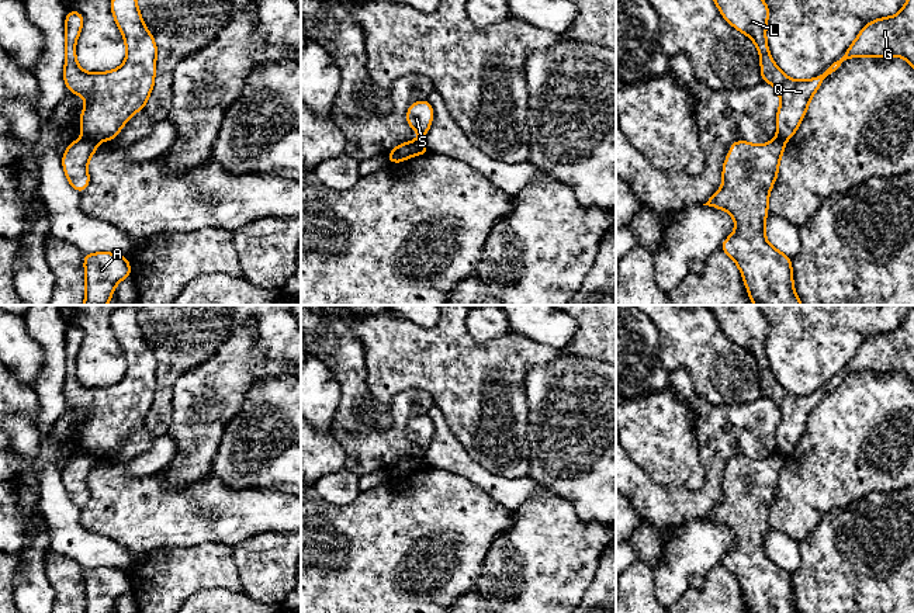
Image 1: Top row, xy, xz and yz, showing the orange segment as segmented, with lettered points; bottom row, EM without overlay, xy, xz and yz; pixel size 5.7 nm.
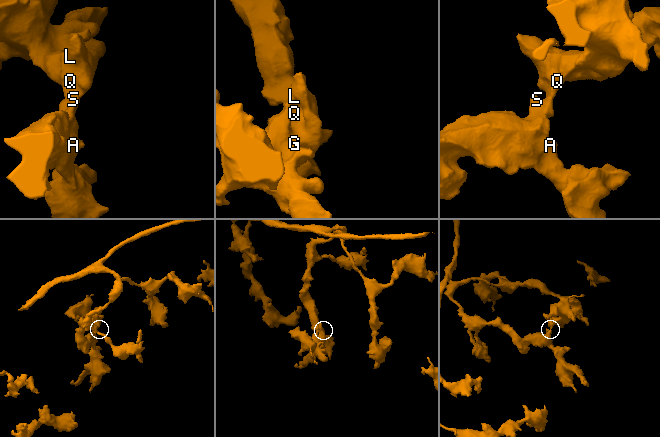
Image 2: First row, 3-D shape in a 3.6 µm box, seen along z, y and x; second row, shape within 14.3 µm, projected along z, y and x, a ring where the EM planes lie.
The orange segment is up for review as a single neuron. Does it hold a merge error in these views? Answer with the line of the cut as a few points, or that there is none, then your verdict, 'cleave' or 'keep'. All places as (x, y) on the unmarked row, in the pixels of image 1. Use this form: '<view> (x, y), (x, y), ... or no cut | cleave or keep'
xy (83, 453), (96, 457) | cleave

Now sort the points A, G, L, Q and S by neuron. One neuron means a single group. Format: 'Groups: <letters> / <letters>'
Groups: A S / G L Q

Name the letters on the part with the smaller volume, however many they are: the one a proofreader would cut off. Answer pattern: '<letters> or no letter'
G, L, Q

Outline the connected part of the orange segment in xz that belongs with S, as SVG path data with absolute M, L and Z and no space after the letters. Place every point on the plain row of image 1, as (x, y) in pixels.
M427 415L412 418L406 426L408 440L422 449L422 454L413 454L411 457L401 458L395 461L388 470L387 474L390 478L401 478L412 471L423 461L425 453L429 447L429 443L433 436L433 422Z

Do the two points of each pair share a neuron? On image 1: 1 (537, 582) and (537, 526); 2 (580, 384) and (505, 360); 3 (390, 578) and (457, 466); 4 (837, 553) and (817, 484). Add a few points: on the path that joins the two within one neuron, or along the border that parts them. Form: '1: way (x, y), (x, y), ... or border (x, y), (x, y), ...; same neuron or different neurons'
1: way (537, 568), (537, 540); same neuron
2: border (560, 356), (529, 369), (525, 378), (525, 399); different neurons
3: border (430, 466), (464, 475), (483, 488); different neurons
4: border (857, 502), (830, 511), (803, 539); different neurons

